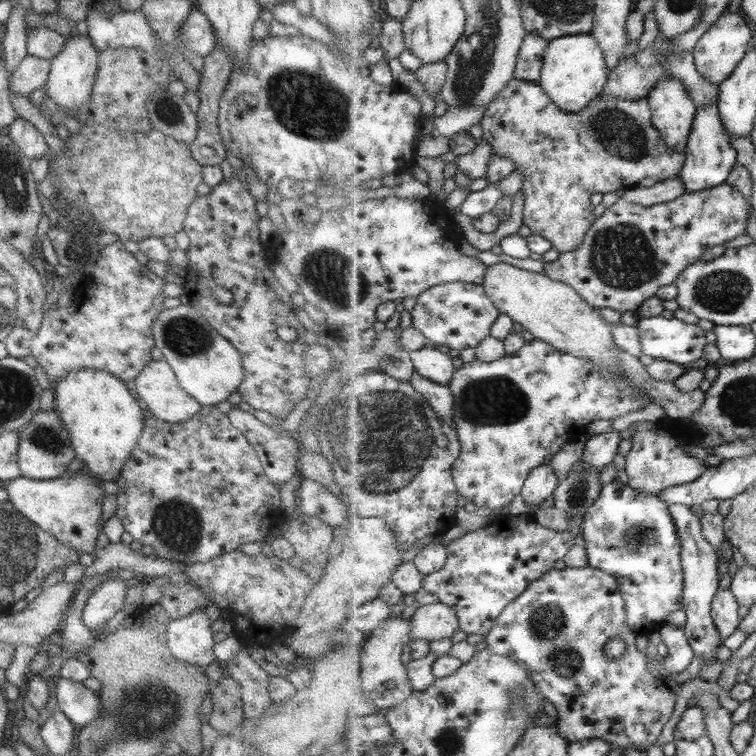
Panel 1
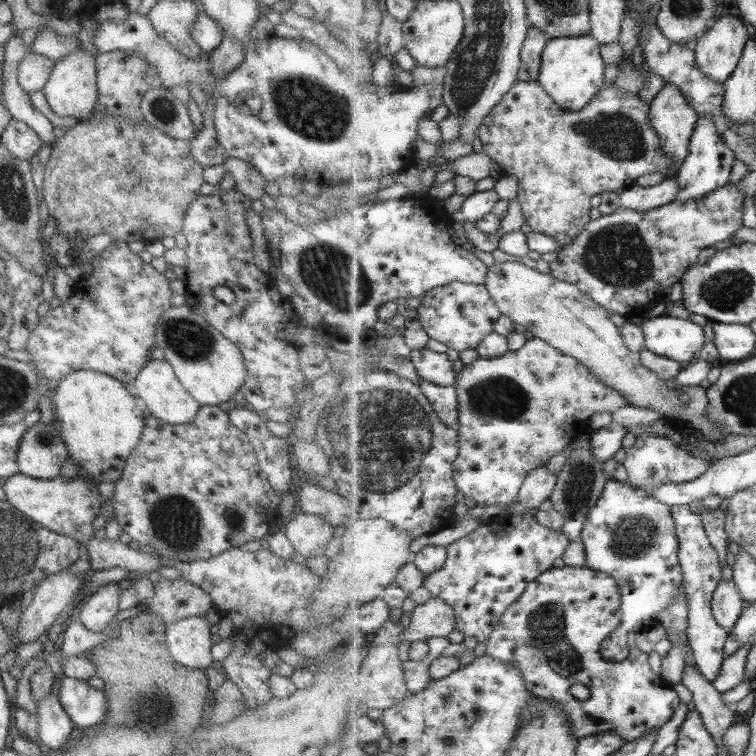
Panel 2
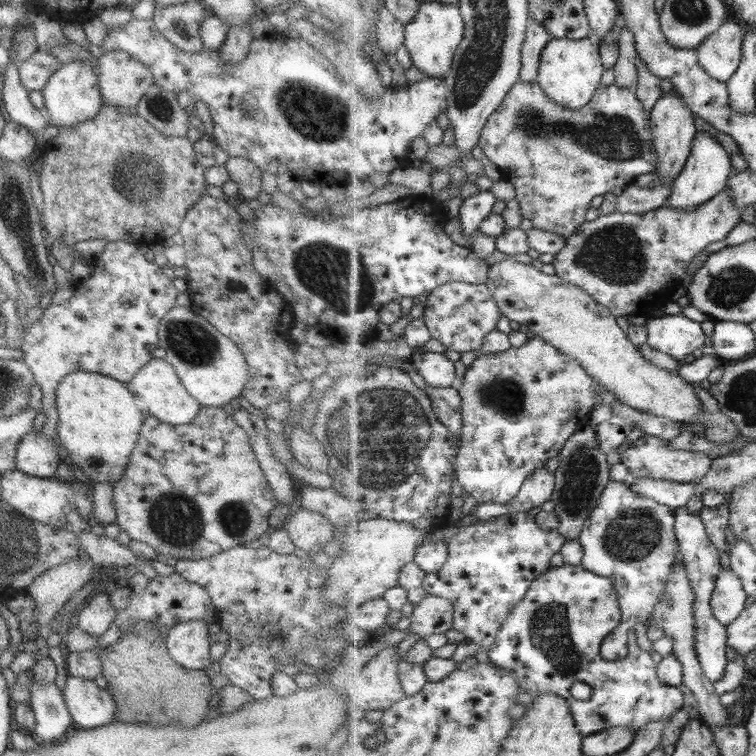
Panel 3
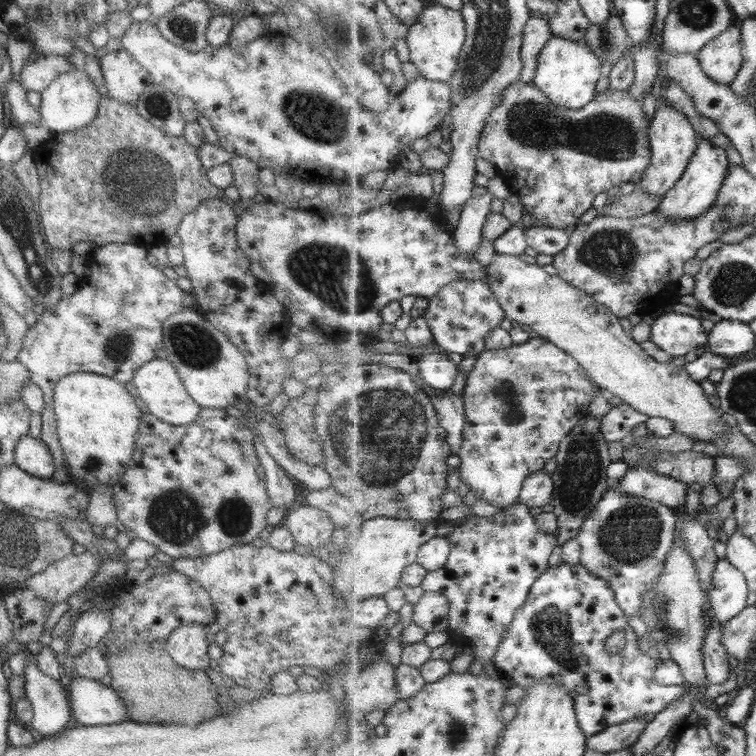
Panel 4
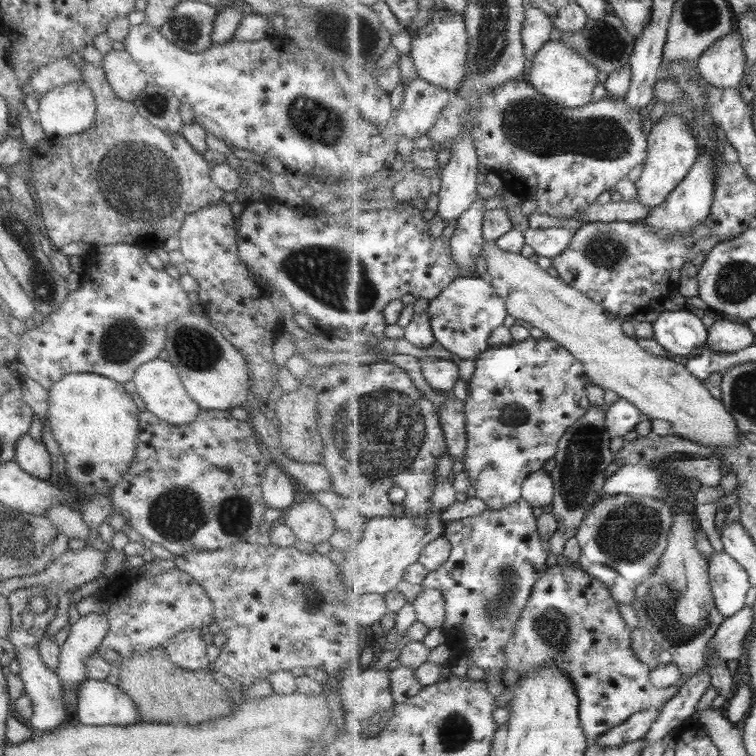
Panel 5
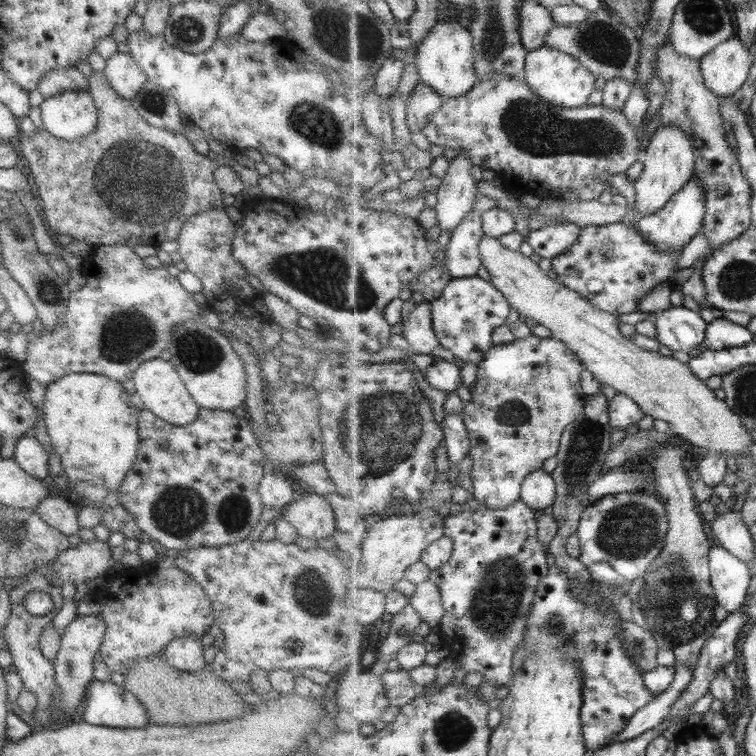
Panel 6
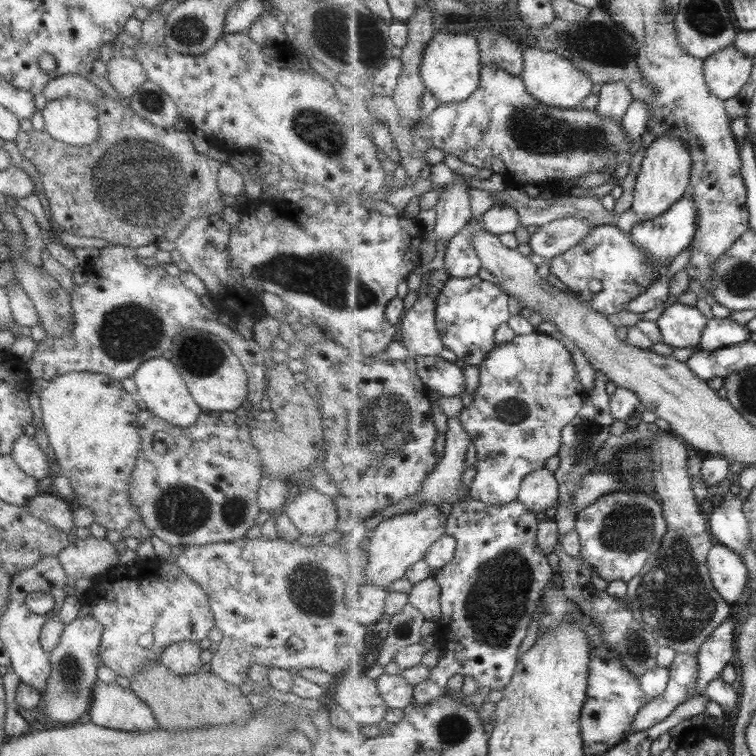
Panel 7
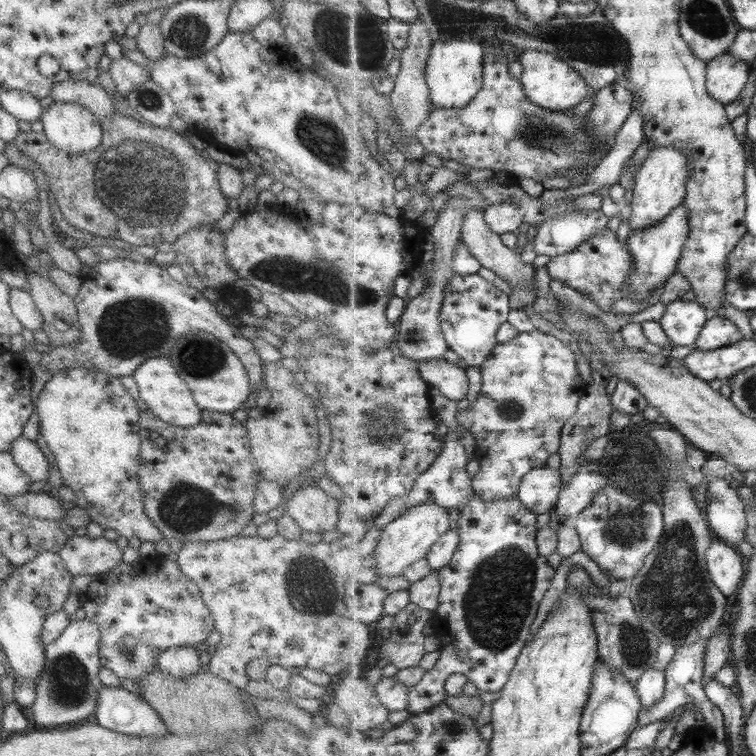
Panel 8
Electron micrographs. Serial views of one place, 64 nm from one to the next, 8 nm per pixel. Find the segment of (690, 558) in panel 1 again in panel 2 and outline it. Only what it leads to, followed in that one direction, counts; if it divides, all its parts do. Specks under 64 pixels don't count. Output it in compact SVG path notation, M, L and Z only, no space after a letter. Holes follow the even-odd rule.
M688 505L671 507L676 520L676 532L680 543L680 565L684 572L684 587L689 605L689 626L687 628L688 645L692 649L694 661L700 673L711 683L719 677L721 666L725 662L725 642L729 640L729 631L725 631L712 609L712 600L723 578L721 560L717 549L709 541L702 516L691 512Z

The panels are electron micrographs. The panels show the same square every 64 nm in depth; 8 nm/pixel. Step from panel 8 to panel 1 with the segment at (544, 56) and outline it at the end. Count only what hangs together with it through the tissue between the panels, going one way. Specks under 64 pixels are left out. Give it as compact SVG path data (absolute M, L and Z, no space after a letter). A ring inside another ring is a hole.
M571 34L550 41L545 52L543 74L539 83L548 95L568 113L581 112L604 92L610 68L597 38L590 34Z

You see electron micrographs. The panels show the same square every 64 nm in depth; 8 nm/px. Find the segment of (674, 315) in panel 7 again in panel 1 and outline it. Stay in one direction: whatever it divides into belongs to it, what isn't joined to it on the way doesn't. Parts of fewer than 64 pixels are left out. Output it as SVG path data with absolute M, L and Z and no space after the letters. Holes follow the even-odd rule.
M663 316L640 319L636 325L641 335L641 346L643 353L657 359L669 360L675 364L687 366L699 358L703 358L705 346L707 346L707 338L705 338L705 330L698 325L683 322L675 316L664 318Z

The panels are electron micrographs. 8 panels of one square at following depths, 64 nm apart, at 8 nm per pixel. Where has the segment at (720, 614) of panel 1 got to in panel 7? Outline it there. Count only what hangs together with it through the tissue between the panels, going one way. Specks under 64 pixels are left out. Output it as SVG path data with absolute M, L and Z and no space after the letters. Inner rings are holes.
M716 542L709 553L708 565L713 584L721 597L731 606L743 604L750 583L747 566L739 553Z

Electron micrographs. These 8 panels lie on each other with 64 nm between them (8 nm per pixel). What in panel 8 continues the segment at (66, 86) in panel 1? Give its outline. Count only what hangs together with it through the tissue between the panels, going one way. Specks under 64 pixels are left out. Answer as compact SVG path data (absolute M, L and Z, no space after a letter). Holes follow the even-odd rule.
M53 102L41 112L45 138L67 154L81 154L97 148L101 127L95 116L77 102Z

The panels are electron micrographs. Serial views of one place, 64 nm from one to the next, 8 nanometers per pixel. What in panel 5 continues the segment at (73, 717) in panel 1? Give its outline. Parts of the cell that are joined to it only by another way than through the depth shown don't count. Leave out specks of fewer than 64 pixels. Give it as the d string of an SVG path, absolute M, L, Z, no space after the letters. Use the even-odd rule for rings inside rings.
M95 679L83 680L77 688L76 694L76 716L81 724L84 725L119 725L139 724L137 717L137 705L133 705L133 699L123 693L117 685Z

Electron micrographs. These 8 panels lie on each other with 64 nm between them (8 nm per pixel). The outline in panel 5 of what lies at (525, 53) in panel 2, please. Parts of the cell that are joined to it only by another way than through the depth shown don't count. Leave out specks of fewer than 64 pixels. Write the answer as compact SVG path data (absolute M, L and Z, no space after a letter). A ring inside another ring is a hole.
M528 4L527 19L525 19L522 38L524 39L525 53L528 65L525 66L525 73L522 77L525 81L531 80L531 69L533 60L552 40L553 19L549 17L545 10L538 9L532 4Z

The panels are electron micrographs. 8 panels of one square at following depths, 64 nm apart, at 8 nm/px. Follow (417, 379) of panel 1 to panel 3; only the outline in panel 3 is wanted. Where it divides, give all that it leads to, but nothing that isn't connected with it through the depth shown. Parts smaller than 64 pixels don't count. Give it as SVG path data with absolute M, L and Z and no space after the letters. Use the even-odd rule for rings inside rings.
M429 385L427 394L432 400L432 406L440 422L452 432L455 444L459 445L458 433L464 426L460 393L455 388L436 388Z

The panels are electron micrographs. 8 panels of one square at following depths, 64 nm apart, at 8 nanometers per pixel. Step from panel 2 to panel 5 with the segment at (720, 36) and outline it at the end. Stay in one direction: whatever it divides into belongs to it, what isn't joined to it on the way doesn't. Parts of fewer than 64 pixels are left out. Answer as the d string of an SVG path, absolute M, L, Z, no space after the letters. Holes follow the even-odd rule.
M734 30L713 44L697 61L697 65L709 84L721 89L737 89L748 70L740 31Z

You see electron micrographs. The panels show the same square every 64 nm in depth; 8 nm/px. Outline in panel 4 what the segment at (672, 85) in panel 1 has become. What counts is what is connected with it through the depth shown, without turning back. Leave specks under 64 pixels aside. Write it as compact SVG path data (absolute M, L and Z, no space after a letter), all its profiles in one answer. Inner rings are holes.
M665 101L657 108L650 122L649 138L653 161L651 161L649 169L642 175L637 186L642 189L643 193L649 194L651 197L661 198L666 196L669 190L680 181L681 176L685 174L700 141L693 124L687 120L687 116Z

